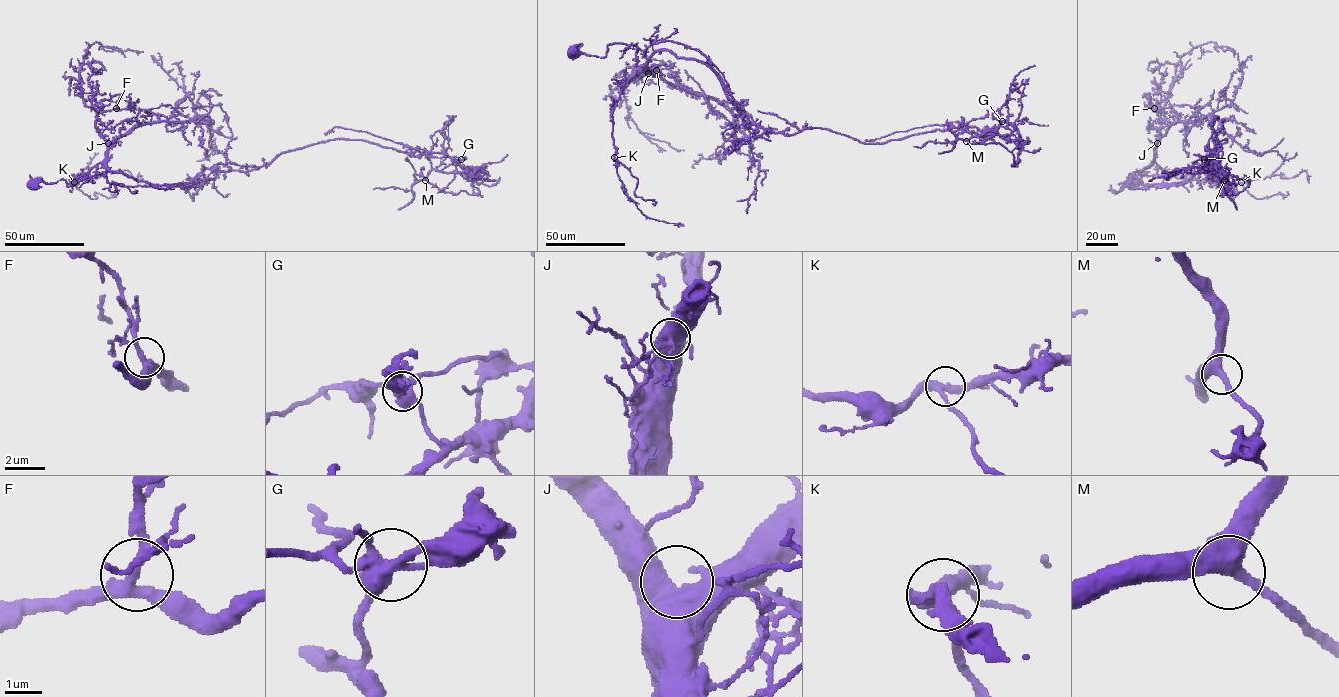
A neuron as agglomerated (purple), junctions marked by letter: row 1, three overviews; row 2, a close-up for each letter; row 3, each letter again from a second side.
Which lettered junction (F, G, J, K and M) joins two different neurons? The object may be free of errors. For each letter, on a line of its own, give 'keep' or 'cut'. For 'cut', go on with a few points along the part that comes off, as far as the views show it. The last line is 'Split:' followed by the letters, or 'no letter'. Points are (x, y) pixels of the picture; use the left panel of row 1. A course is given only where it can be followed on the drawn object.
F: keep
G: cut | (461, 159), (455, 157), (441, 171), (432, 169), (426, 179), (442, 191), (465, 191), (471, 194), (474, 175)
J: keep
K: keep
M: keep
Split: G

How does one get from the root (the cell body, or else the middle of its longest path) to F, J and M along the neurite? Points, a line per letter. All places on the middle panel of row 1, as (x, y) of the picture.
F: (572, 51), (601, 58), (606, 55), (609, 44), (635, 45), (645, 53), (648, 70), (636, 77), (656, 70)
J: (572, 51), (601, 58), (606, 55), (609, 44), (635, 45), (645, 54), (648, 73)
M: (572, 51), (704, 61), (745, 122), (775, 133), (966, 141)

